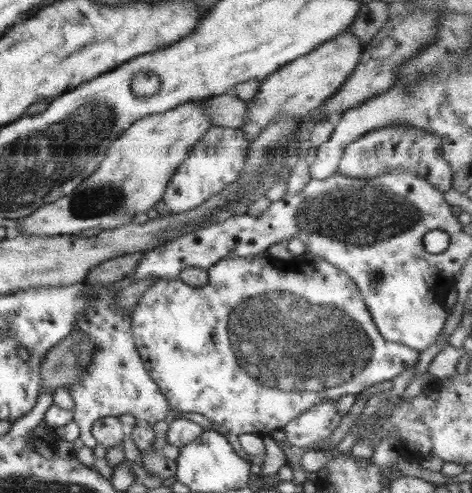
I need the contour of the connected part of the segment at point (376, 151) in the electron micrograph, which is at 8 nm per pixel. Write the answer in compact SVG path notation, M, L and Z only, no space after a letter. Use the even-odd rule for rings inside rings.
M393 124L368 132L352 141L341 154L336 172L342 176L371 179L390 171L402 170L427 180L442 192L452 188L454 170L448 166L444 158L444 150L440 138L420 128L412 128L405 124Z

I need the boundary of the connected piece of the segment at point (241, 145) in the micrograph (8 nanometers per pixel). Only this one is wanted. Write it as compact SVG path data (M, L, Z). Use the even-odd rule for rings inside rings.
M212 125L202 140L198 140L191 148L190 154L180 164L174 176L168 181L168 186L161 198L164 200L169 213L191 211L200 204L218 194L237 180L244 167L248 154L248 137L242 128L228 128Z

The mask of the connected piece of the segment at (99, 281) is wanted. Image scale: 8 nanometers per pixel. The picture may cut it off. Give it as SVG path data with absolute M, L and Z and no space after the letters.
M136 252L128 255L112 258L92 269L84 283L90 285L112 285L114 282L129 276L135 272L136 266L143 258L144 252Z

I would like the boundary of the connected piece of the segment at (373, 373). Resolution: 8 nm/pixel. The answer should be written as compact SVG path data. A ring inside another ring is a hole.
M264 254L254 257L223 259L216 262L207 272L208 284L202 288L189 286L179 279L159 278L155 280L130 311L131 334L134 338L134 344L136 344L136 350L144 363L144 368L148 371L152 381L156 382L160 391L166 396L171 410L178 413L199 412L211 422L220 424L226 430L226 438L232 444L234 452L240 458L244 458L246 462L252 462L252 460L251 456L242 450L239 443L238 436L241 434L250 433L262 437L270 435L314 405L320 402L334 402L349 394L358 395L369 387L377 385L378 382L390 380L402 374L404 370L412 368L418 361L420 351L410 348L404 343L392 343L379 334L356 284L346 272L328 262L312 261L312 270L308 266L308 272L306 272L302 268L296 268L288 261Z

